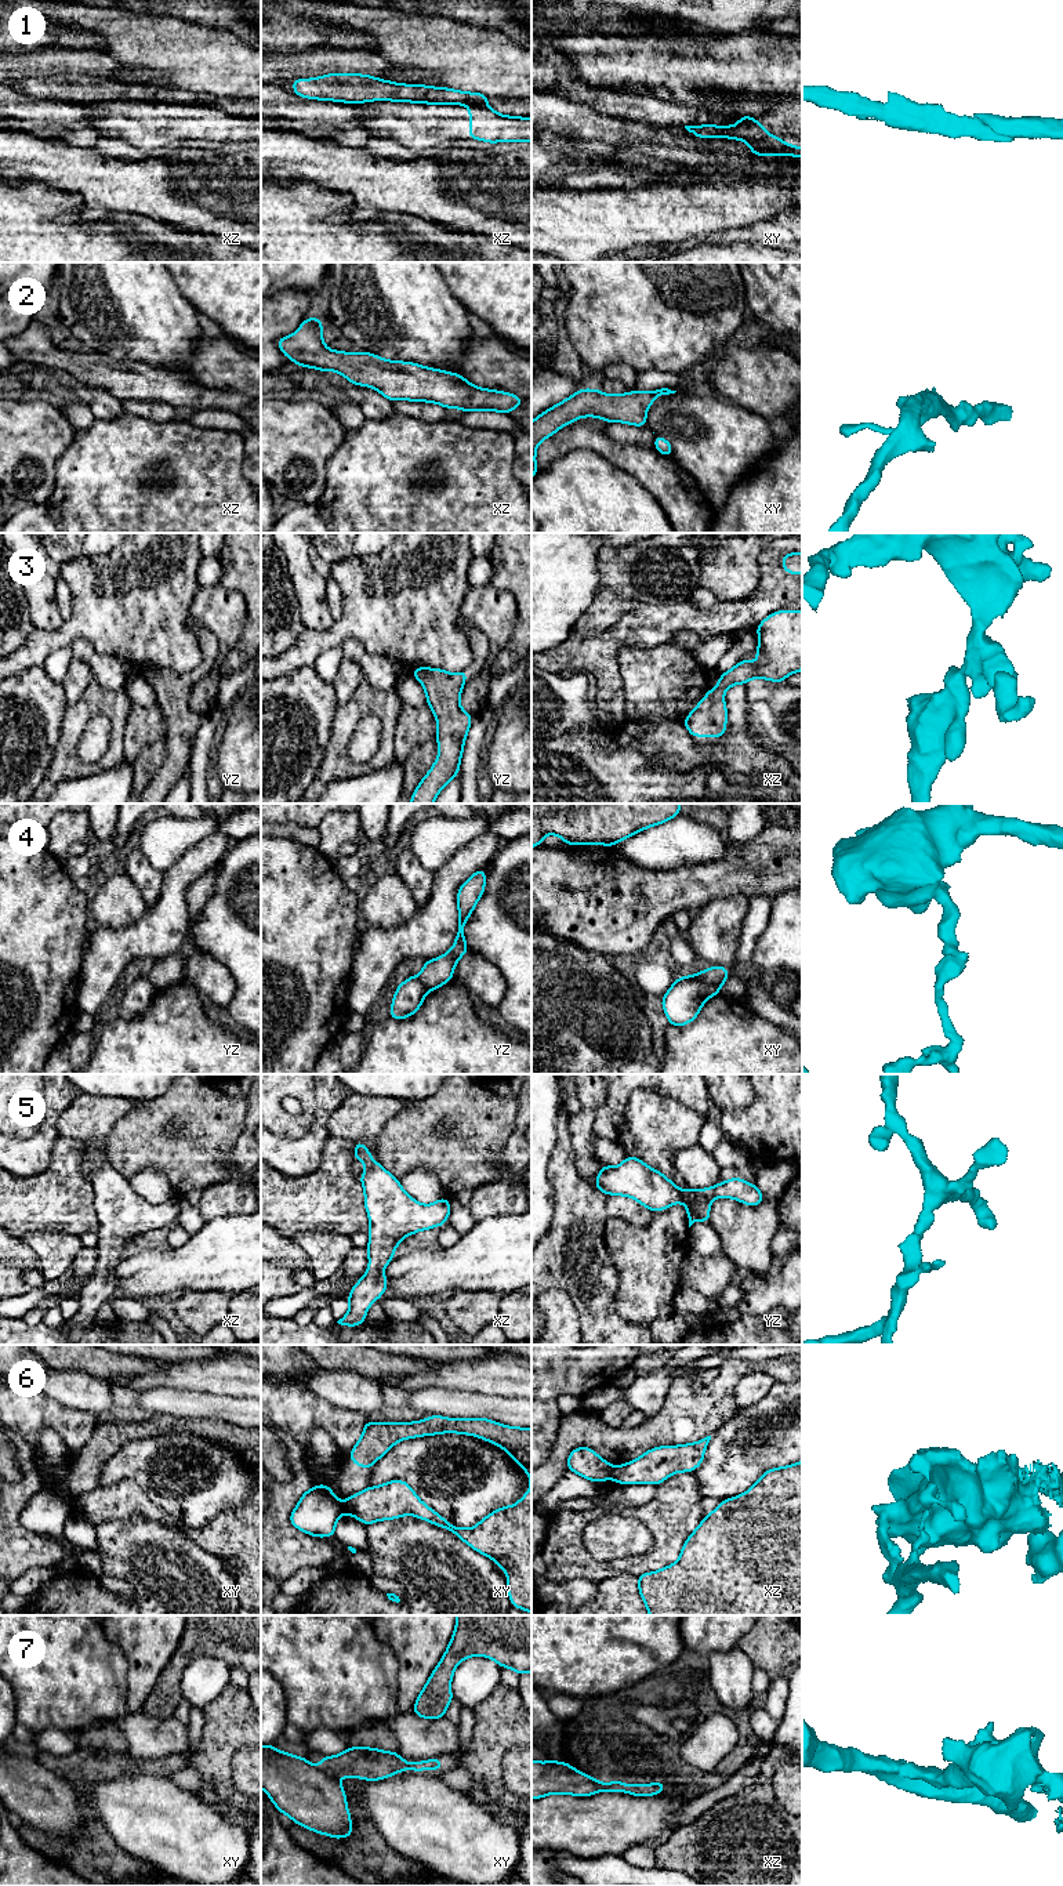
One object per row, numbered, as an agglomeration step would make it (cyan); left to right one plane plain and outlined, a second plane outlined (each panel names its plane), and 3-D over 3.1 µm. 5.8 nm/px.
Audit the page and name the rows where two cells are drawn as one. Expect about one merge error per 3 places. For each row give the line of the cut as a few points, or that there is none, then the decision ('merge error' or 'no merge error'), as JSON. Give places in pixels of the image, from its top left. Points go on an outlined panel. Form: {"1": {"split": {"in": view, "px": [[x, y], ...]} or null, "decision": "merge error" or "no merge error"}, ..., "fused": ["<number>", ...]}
{"1": {"split": {"in": "xz", "px": [[470, 105], [486, 108]]}, "decision": "merge error"}, "2": {"split": null, "decision": "no merge error"}, "3": {"split": null, "decision": "no merge error"}, "4": {"split": {"in": "xy", "px": [[693, 975], [718, 987]]}, "decision": "merge error"}, "5": {"split": null, "decision": "no merge error"}, "6": {"split": {"in": "xz", "px": [[613, 1466], [609, 1476]]}, "decision": "merge error"}, "7": {"split": {"in": "xy", "px": [[322, 1769], [332, 1776]]}, "decision": "merge error"}, "fused": ["1", "4", "6", "7"]}

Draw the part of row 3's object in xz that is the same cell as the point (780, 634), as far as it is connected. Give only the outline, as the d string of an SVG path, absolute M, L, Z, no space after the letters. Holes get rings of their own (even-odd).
M779 610L769 614L757 627L759 646L754 656L762 659L761 663L741 660L732 670L719 675L719 683L700 700L694 710L685 718L683 725L692 737L711 736L722 737L726 730L728 708L723 696L728 688L741 683L745 685L754 678L762 678L783 683L783 679L802 670L802 610Z

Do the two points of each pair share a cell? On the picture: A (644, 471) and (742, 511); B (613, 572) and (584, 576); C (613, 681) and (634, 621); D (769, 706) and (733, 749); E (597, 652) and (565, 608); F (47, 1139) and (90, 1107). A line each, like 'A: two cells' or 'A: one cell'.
A: two cells
B: two cells
C: one cell
D: two cells
E: two cells
F: two cells

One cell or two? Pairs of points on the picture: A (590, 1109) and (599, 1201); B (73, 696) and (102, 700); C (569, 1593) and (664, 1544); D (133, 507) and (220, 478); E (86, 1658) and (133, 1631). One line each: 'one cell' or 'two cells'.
A: two cells
B: two cells
C: two cells
D: one cell
E: two cells

